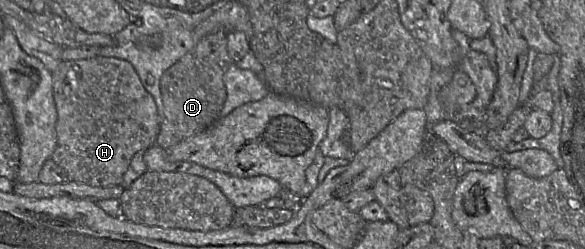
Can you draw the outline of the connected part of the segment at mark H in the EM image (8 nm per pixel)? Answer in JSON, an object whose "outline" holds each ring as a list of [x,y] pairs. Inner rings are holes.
{"outline":[[[98,56],[62,62],[53,72],[53,97],[58,116],[57,145],[50,160],[66,171],[70,182],[103,188],[120,186],[133,157],[155,144],[160,129],[156,103],[127,61]]]}

